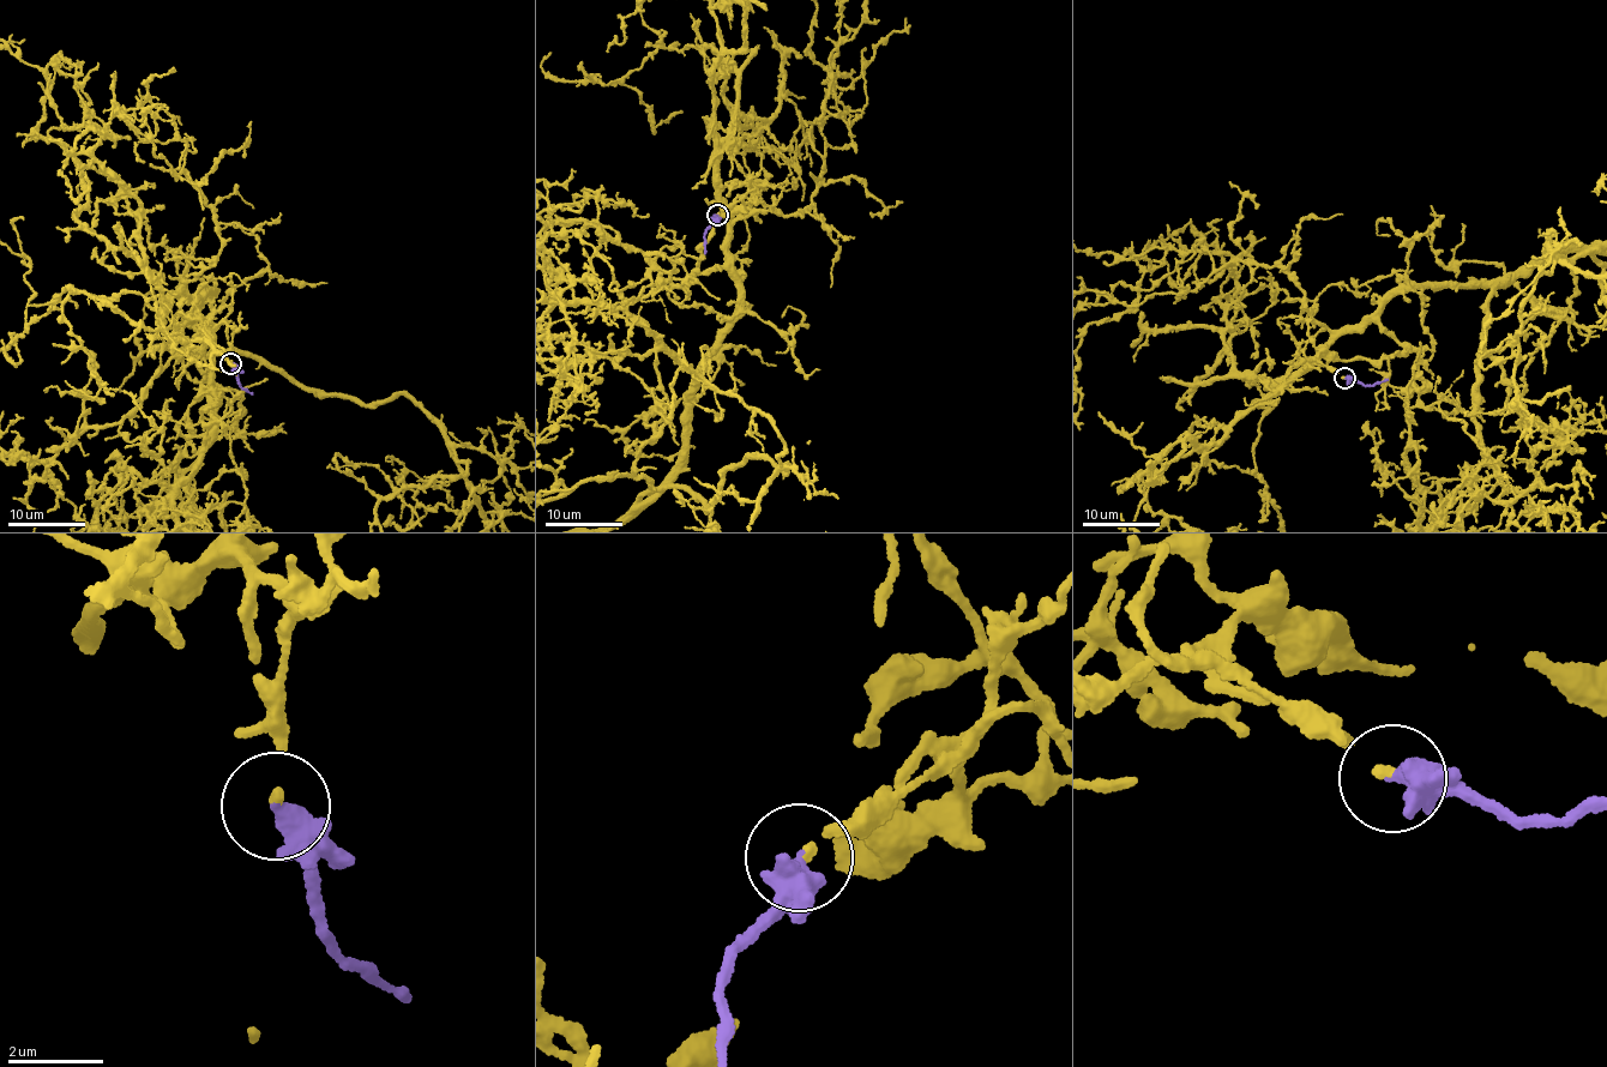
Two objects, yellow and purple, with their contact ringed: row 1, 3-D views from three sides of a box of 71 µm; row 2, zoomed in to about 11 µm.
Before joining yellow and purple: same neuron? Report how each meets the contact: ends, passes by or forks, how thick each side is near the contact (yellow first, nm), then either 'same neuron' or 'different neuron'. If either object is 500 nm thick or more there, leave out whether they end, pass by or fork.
yellow ends; purple ends; calibres 150 and 440 nm; same neuron

